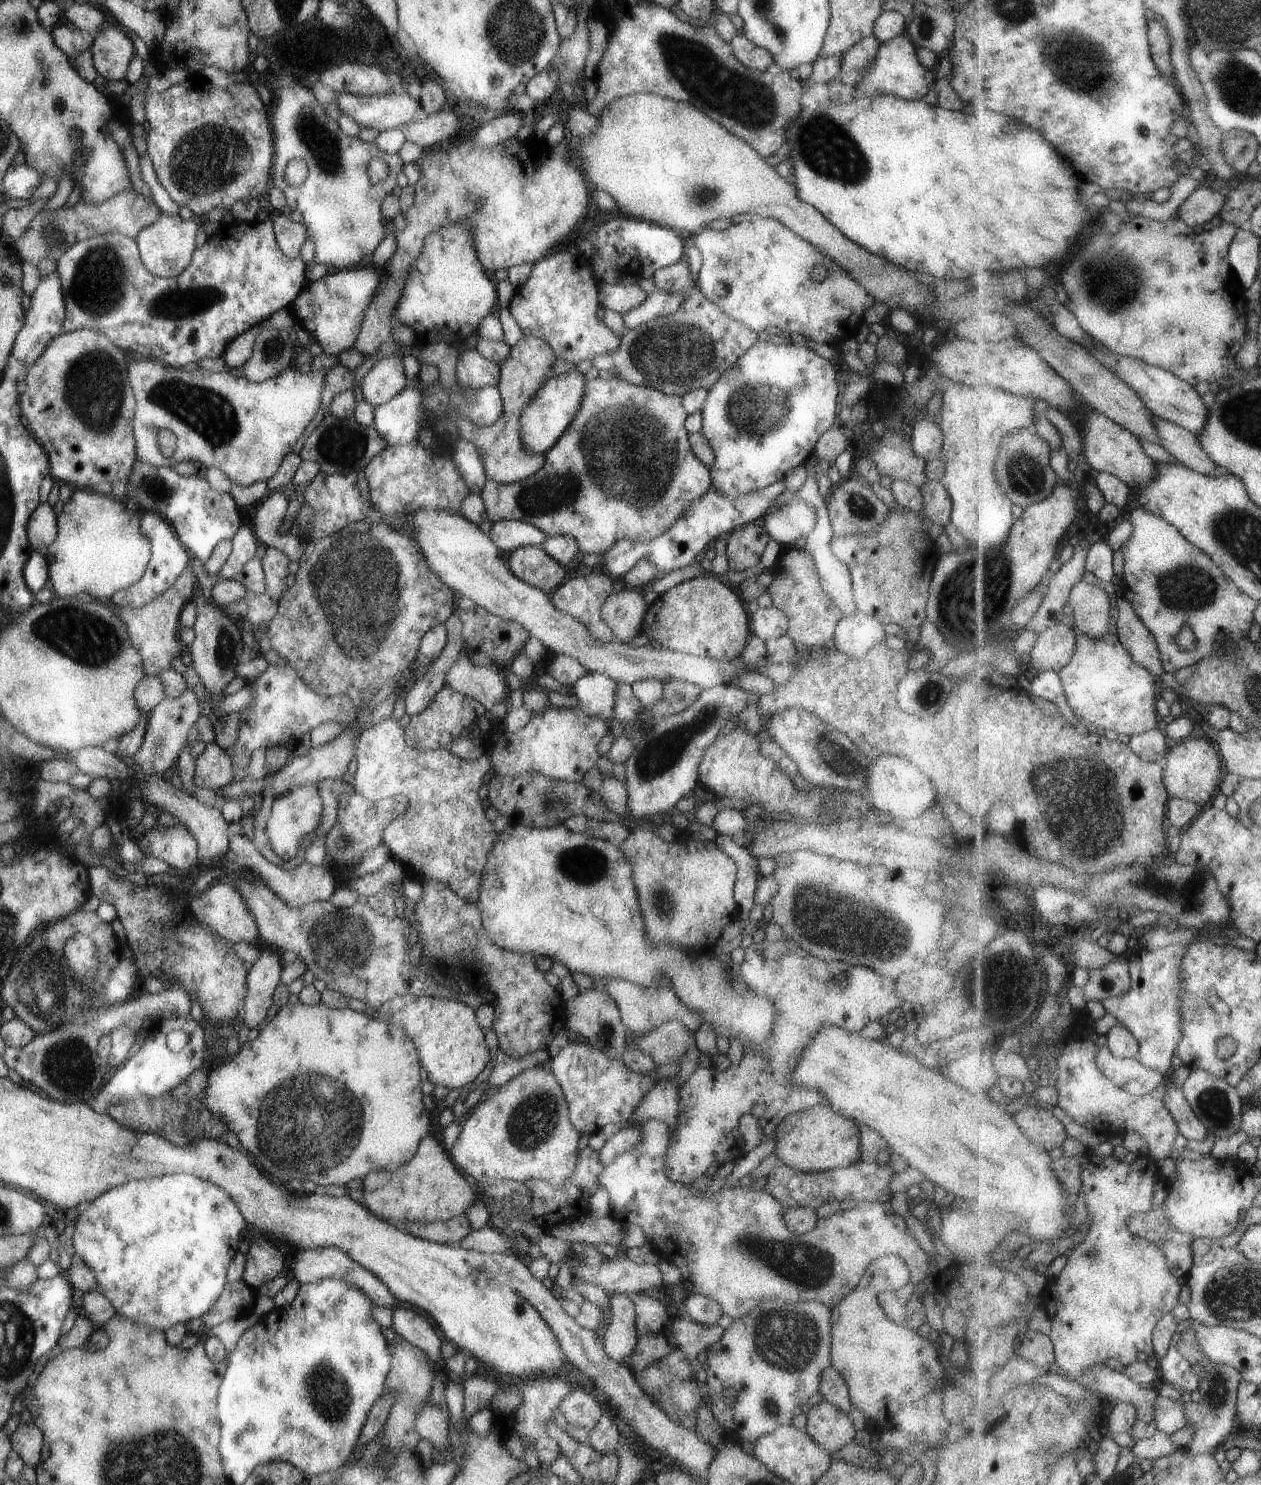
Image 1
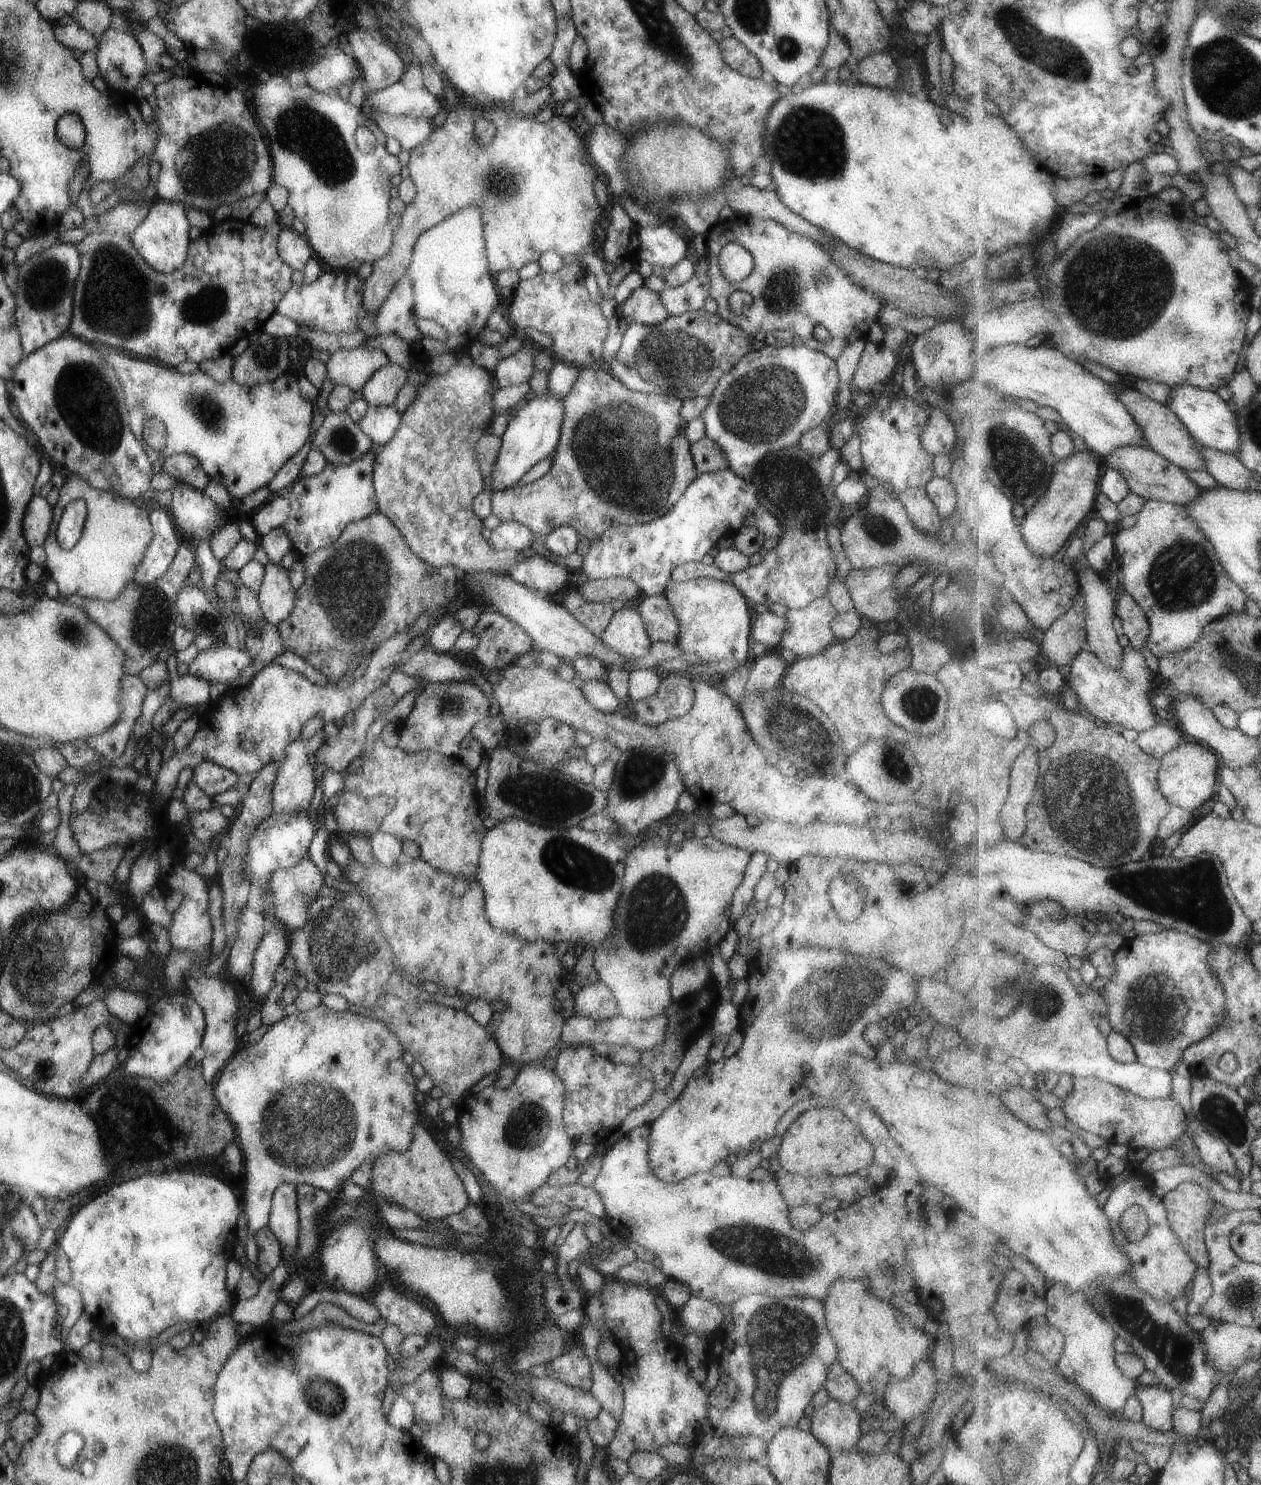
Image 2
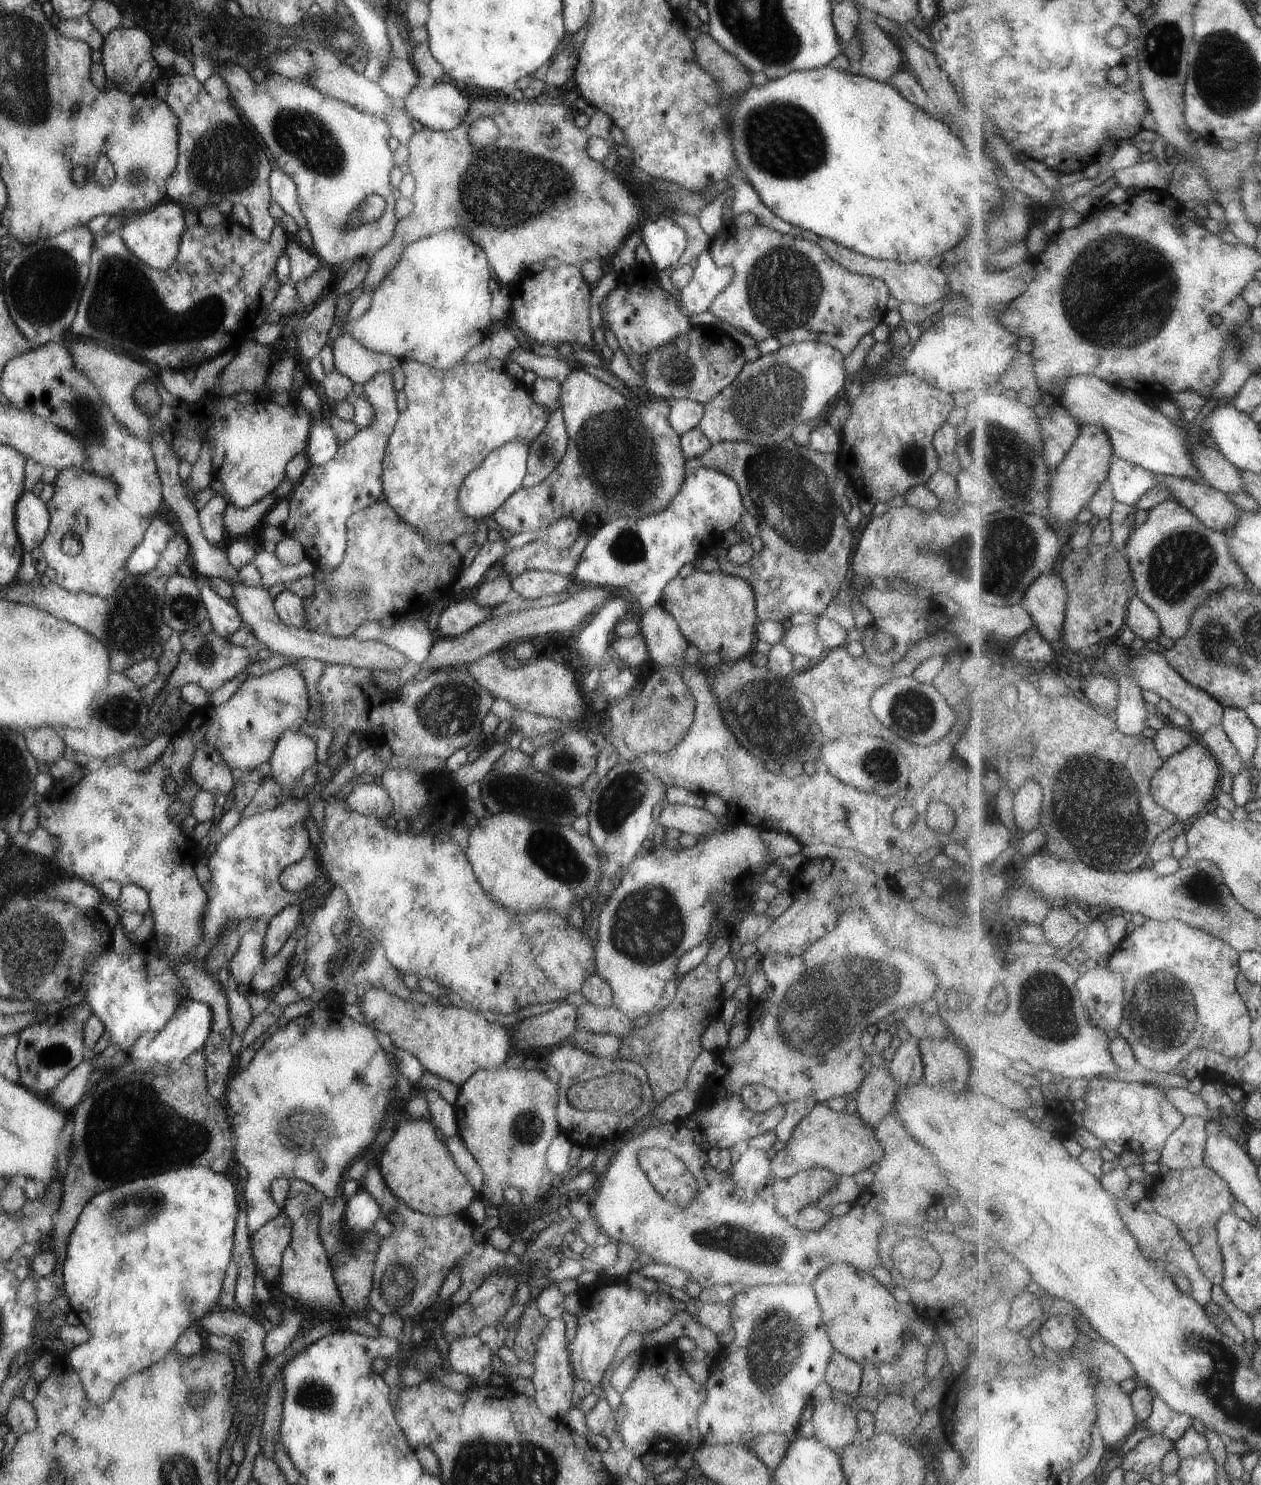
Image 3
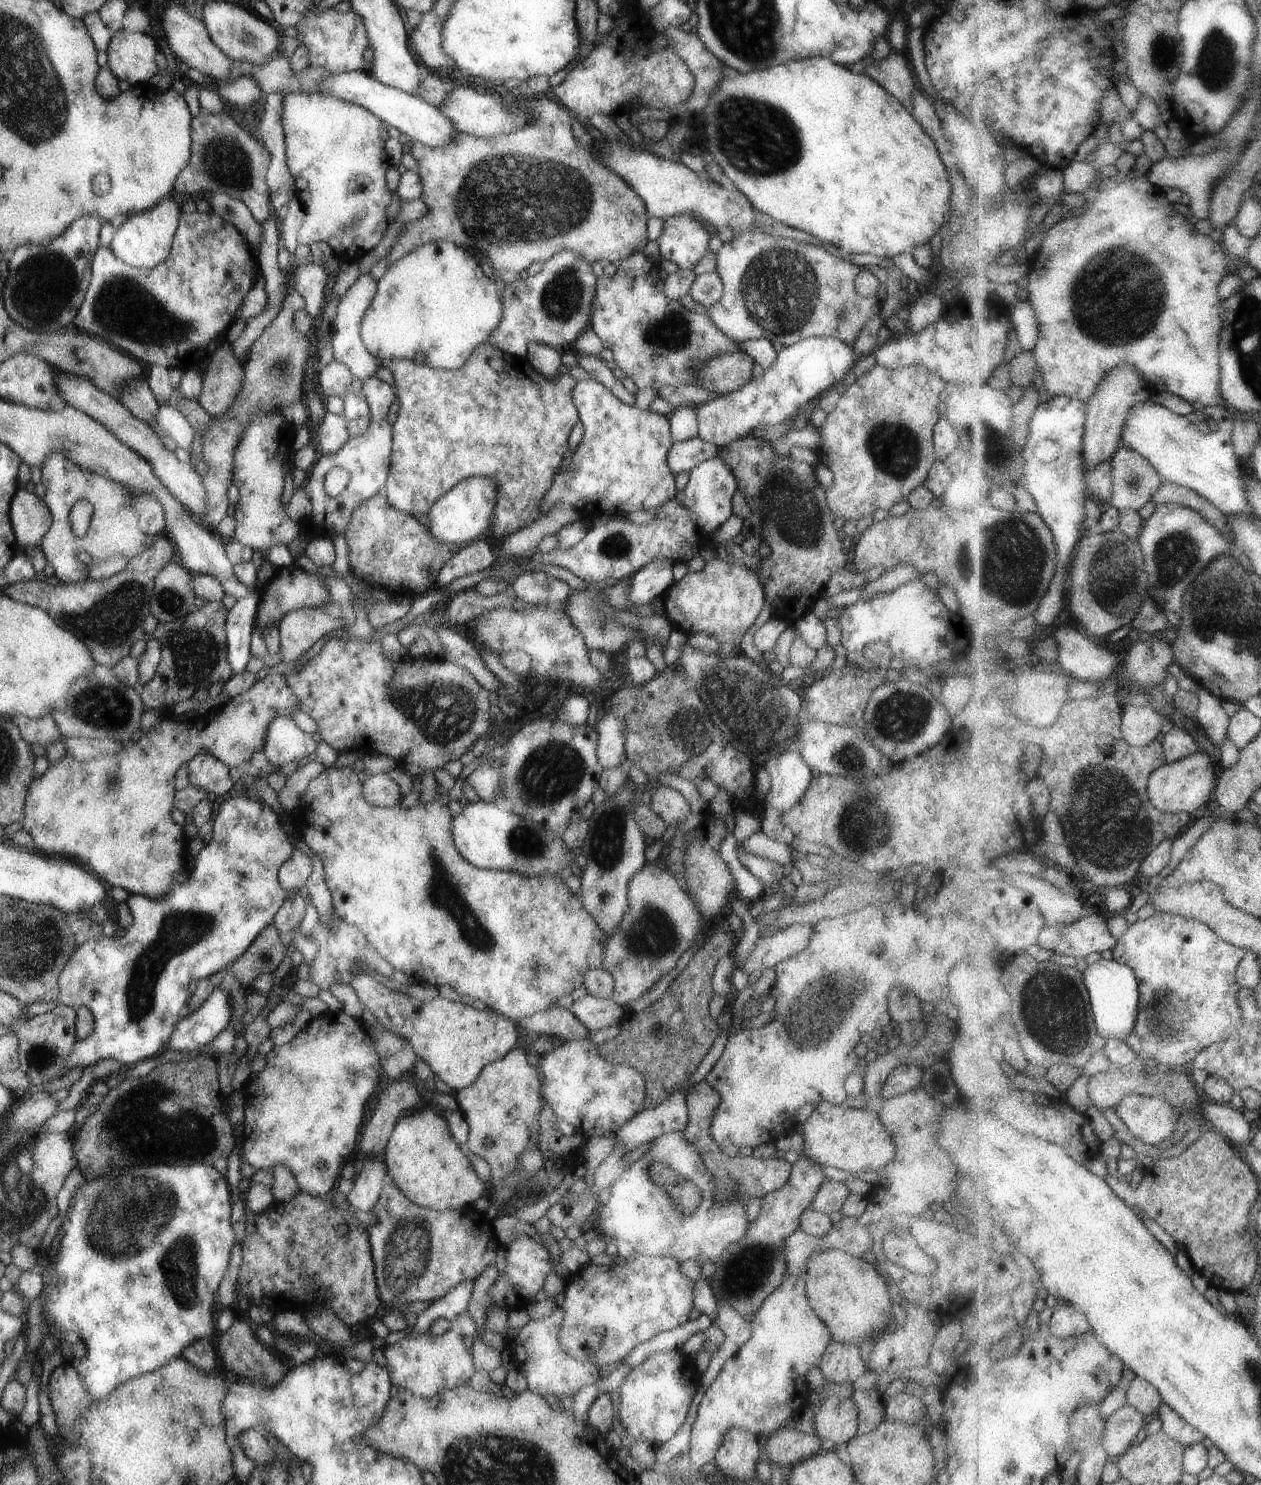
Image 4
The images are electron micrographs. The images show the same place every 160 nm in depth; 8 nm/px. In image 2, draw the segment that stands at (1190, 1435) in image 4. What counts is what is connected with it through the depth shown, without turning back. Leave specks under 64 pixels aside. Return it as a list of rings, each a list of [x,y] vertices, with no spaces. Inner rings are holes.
[[[1154,1384],[1139,1385],[1134,1395],[1141,1401],[1144,1410],[1143,1423],[1161,1432],[1174,1429],[1175,1393]]]

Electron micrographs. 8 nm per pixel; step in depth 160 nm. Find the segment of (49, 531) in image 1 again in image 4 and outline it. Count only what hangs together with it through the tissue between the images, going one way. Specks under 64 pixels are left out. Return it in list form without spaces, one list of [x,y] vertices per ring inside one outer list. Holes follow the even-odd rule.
[[[17,487],[9,502],[8,518],[14,540],[21,550],[38,545],[51,523],[42,500],[21,487]]]

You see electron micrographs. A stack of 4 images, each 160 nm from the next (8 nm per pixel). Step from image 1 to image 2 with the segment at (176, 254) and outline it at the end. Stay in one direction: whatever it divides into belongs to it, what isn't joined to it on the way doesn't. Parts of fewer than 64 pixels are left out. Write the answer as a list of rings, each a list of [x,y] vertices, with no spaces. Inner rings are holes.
[[[157,198],[148,207],[145,218],[129,235],[133,248],[152,269],[170,273],[179,268],[186,259],[189,243],[189,222],[182,205]]]

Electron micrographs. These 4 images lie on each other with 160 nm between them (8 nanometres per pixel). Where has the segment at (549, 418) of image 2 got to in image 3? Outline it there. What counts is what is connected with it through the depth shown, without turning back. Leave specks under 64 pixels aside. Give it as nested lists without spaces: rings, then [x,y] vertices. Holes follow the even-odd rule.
[[[525,439],[508,440],[499,448],[492,450],[464,479],[458,488],[457,502],[461,510],[473,518],[472,526],[477,520],[491,516],[497,508],[512,492],[521,487],[522,478],[526,473],[526,458],[530,451],[530,444]]]

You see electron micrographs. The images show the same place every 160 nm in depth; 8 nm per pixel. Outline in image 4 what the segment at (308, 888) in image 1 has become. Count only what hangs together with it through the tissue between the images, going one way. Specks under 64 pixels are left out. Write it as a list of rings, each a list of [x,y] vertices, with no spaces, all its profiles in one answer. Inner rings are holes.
[[[295,849],[293,854],[279,866],[279,885],[285,892],[302,892],[311,870],[311,858],[307,854],[303,854],[301,850]]]

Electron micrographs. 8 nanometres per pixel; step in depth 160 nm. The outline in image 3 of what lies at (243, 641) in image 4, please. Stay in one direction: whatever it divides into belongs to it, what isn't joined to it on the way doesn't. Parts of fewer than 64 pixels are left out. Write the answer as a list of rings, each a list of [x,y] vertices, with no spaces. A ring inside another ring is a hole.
[[[207,581],[200,584],[199,592],[213,632],[228,637],[229,634],[238,630],[241,619],[231,600],[217,596]]]

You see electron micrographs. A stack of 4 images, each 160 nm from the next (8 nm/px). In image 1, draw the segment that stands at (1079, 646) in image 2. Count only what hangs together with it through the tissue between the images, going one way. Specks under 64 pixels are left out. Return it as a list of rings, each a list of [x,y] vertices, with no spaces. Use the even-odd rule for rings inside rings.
[[[1070,621],[1044,630],[1029,654],[1032,666],[1041,673],[1066,667],[1076,651],[1076,632]]]

